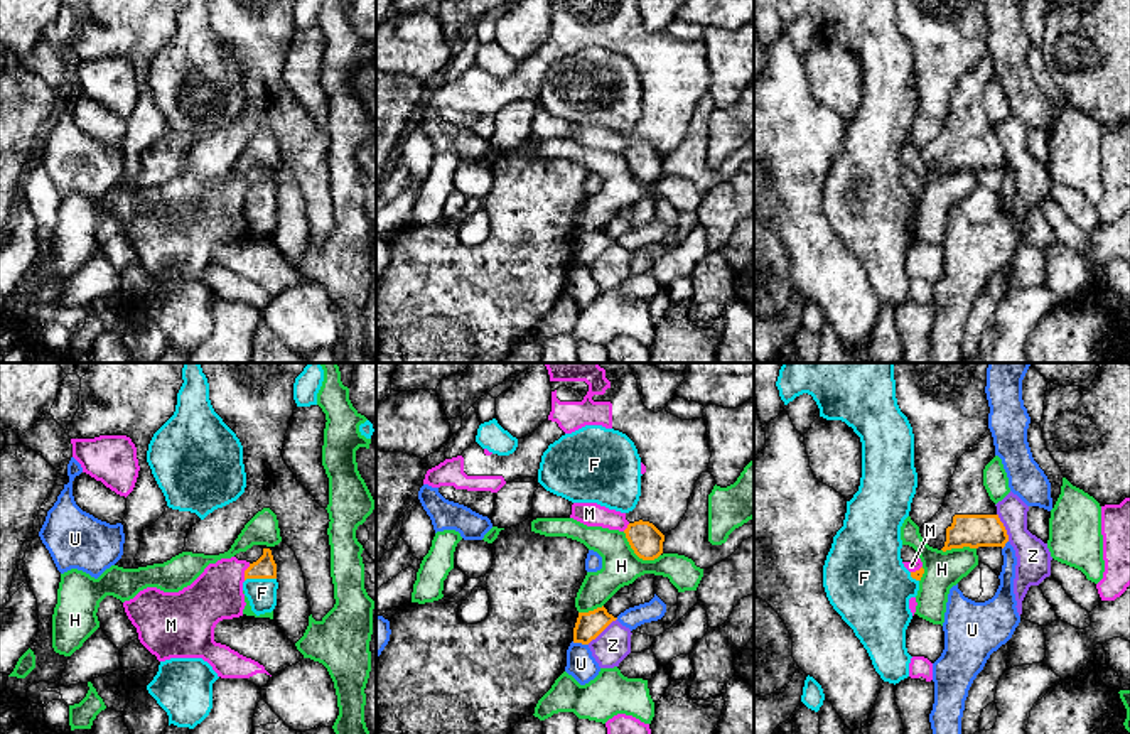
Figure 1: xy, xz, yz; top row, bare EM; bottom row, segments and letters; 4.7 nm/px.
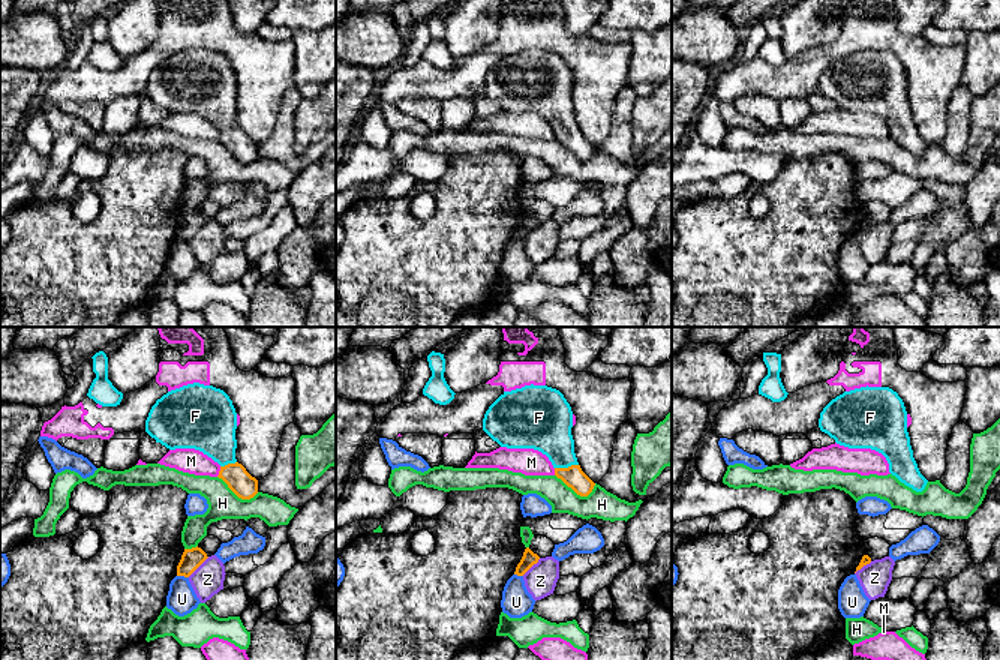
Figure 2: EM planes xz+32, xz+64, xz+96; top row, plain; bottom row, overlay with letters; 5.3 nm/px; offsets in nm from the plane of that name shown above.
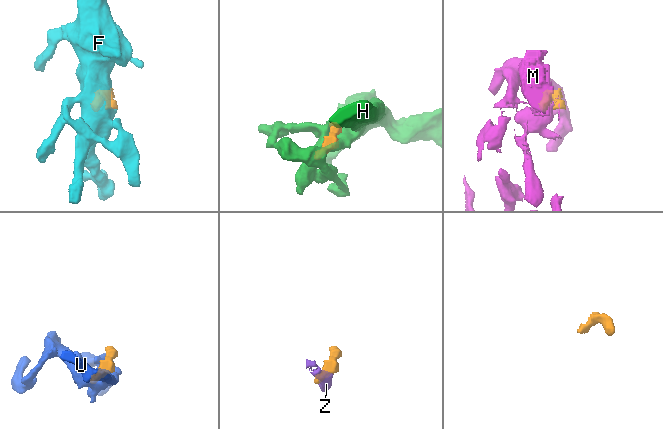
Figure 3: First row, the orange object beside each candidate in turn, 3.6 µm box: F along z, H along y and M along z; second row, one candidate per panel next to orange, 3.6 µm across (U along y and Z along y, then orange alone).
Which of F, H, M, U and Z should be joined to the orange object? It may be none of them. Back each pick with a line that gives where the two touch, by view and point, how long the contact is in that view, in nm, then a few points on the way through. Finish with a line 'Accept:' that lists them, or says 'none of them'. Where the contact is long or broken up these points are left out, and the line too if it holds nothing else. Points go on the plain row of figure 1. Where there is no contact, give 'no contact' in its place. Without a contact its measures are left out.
F: contact xy (260, 199); length 150 nm
Accept: F

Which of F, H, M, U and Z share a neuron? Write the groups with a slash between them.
F / H / M / U / Z

